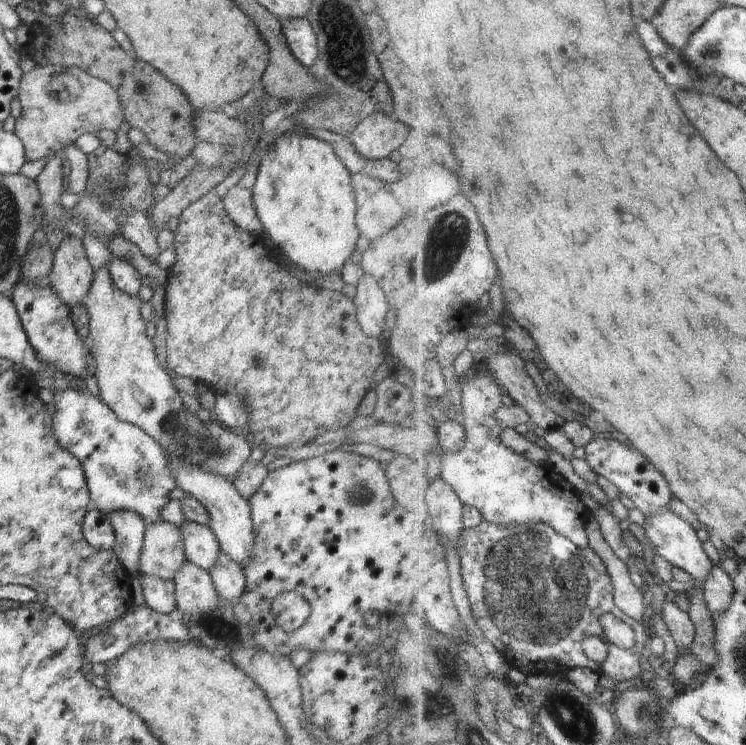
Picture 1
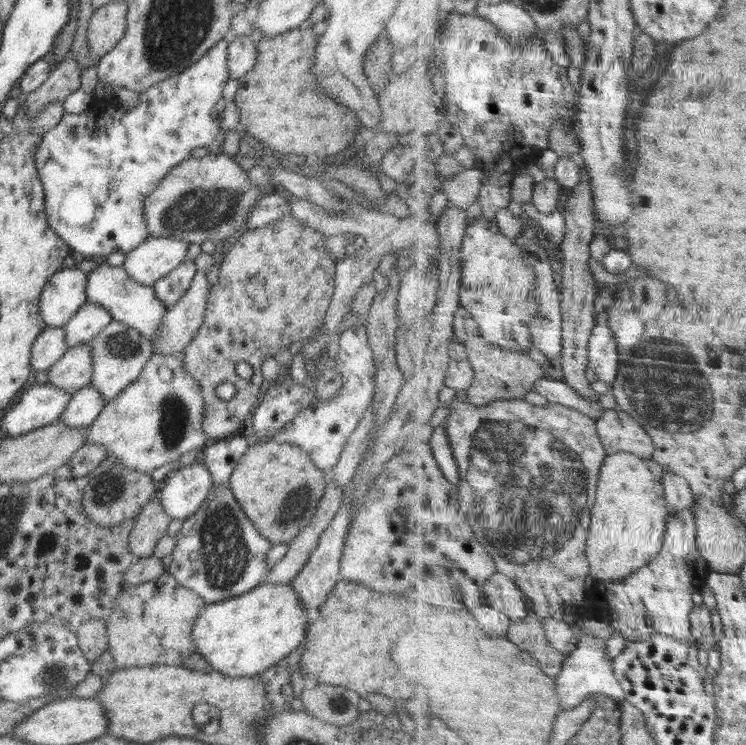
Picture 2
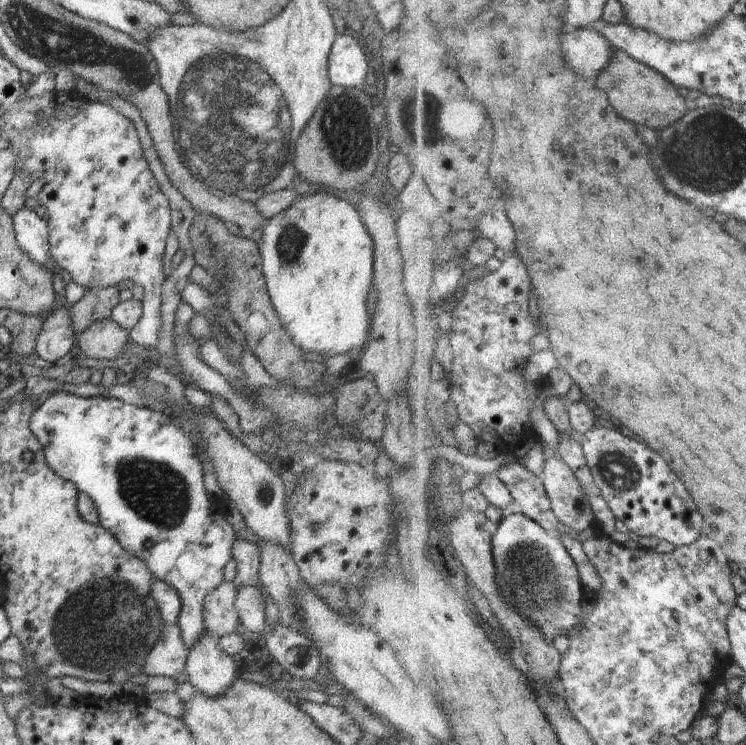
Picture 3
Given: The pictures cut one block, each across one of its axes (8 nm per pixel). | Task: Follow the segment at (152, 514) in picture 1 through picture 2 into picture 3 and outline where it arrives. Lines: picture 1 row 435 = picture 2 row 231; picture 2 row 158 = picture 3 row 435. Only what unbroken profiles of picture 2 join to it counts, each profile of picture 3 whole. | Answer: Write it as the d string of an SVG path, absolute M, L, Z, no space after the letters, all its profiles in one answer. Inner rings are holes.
M64 391L48 393L41 399L38 408L31 414L29 429L42 445L46 464L58 476L73 482L79 492L87 494L95 502L100 519L99 524L118 539L125 551L132 553L144 562L154 579L163 580L176 589L176 592L180 595L182 605L177 625L180 627L185 645L190 648L206 630L203 619L203 602L206 595L224 581L224 566L233 558L231 548L236 537L232 525L226 521L220 511L216 512L213 508L214 499L204 487L204 473L202 472L198 446L193 445L189 436L172 423L170 416L164 413L146 407L129 405L115 397L81 397Z

